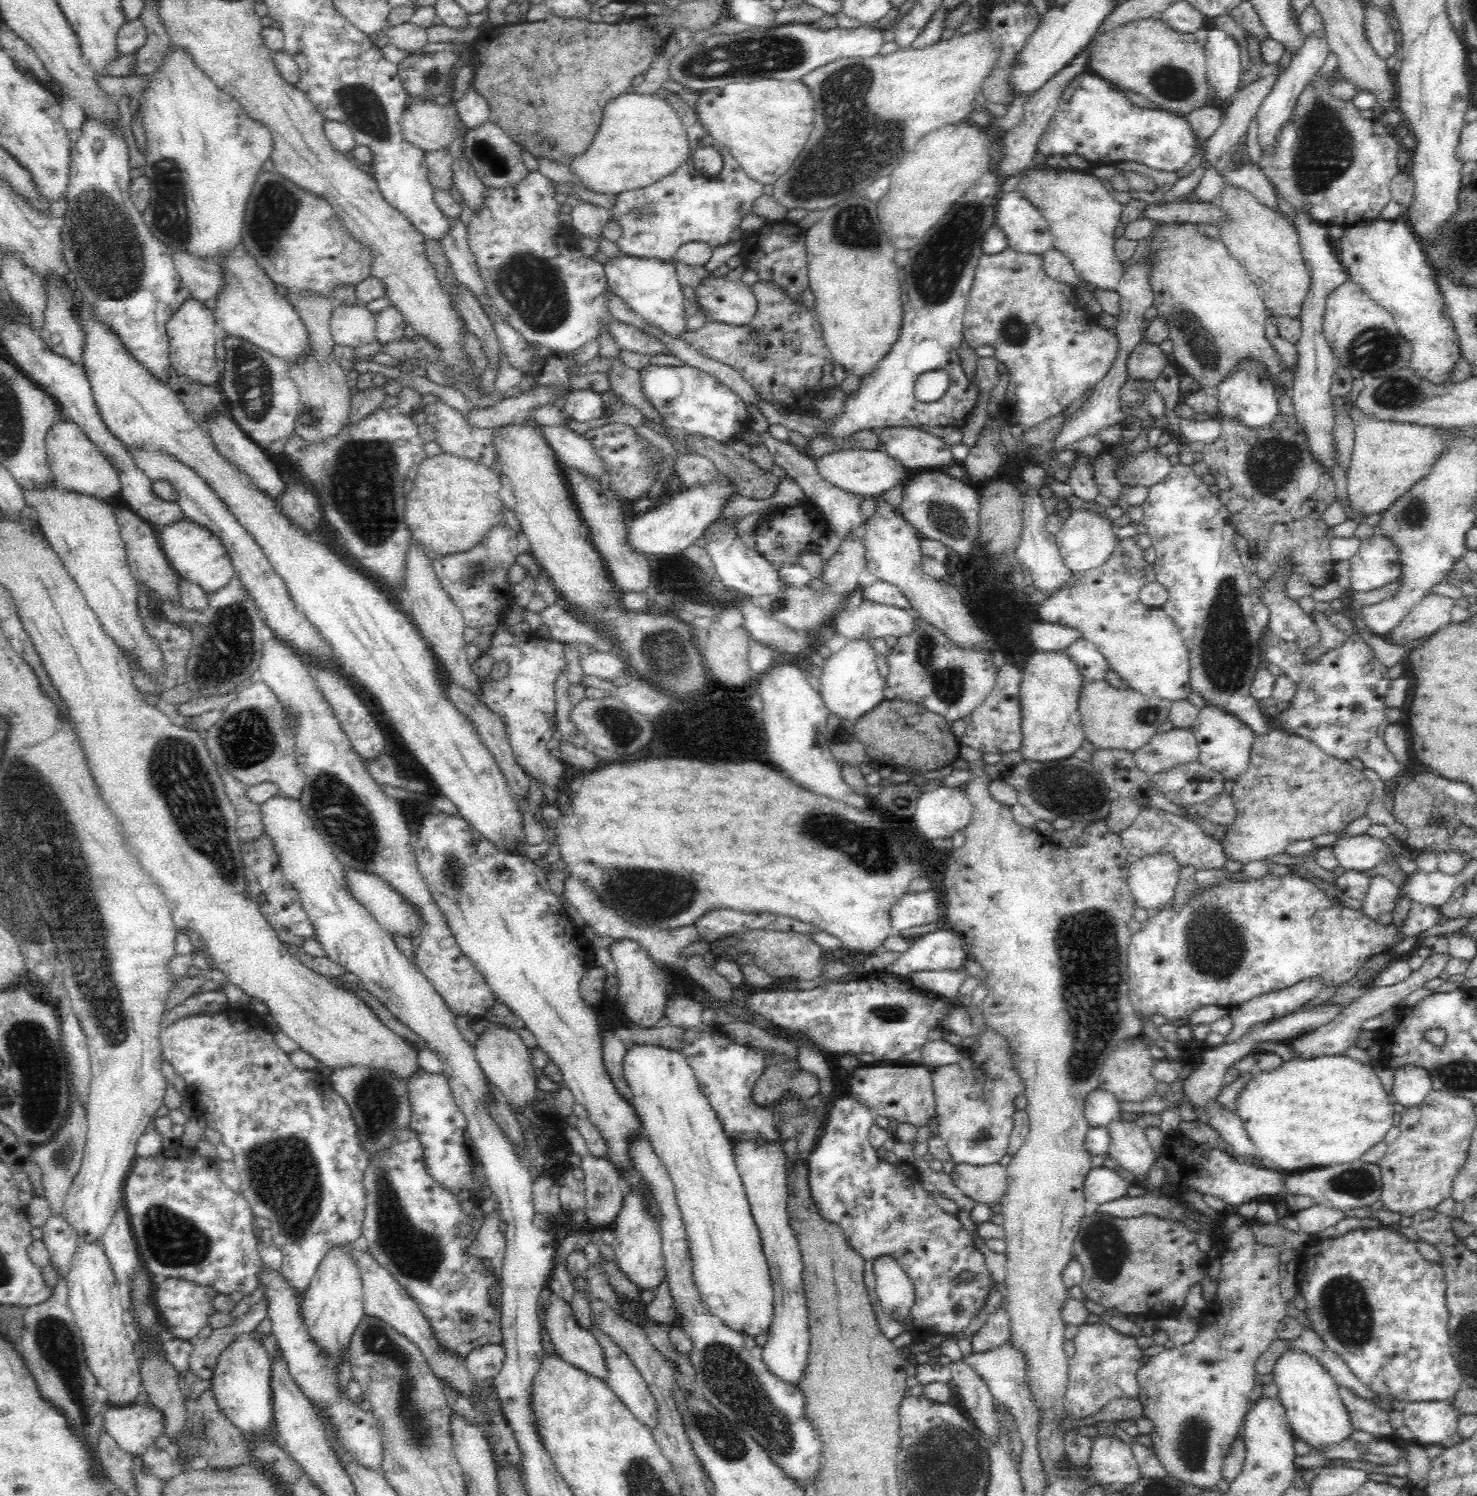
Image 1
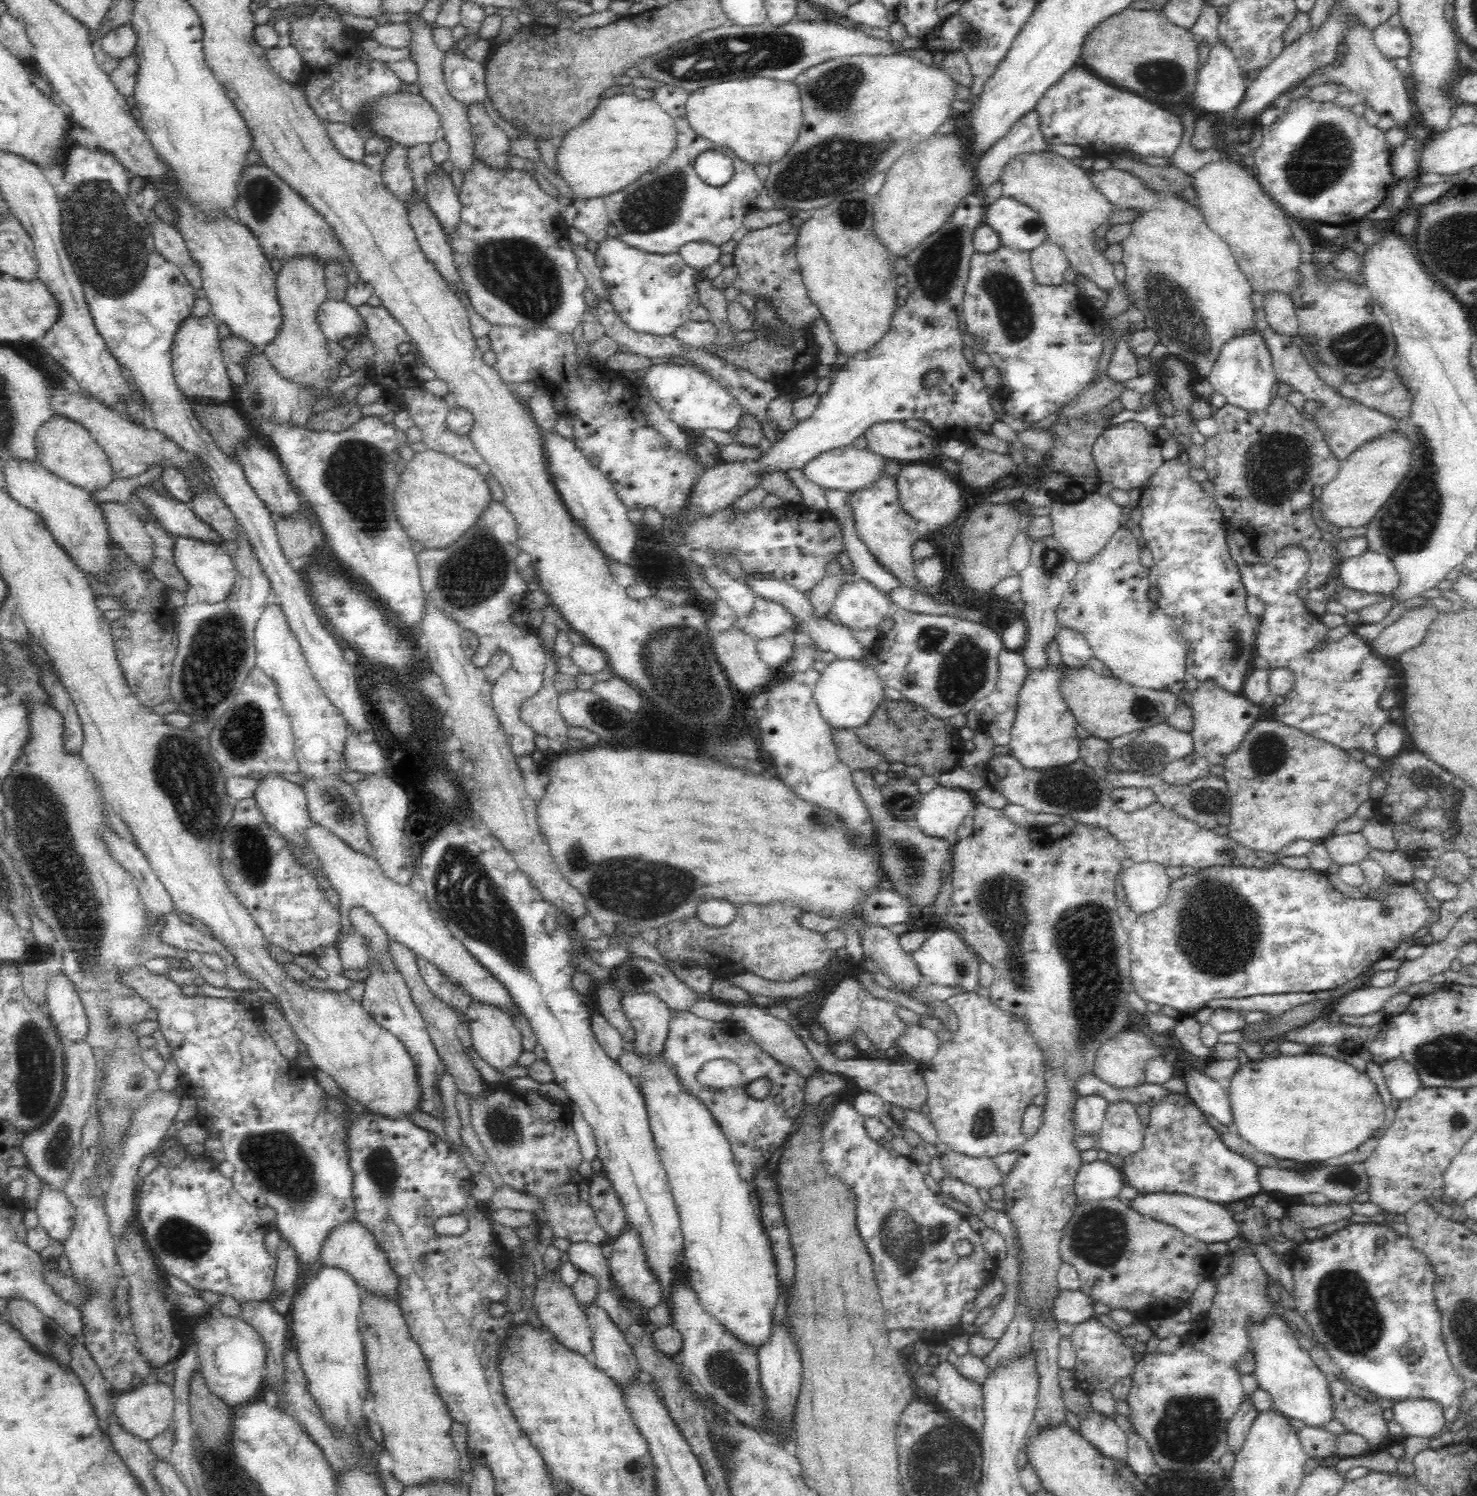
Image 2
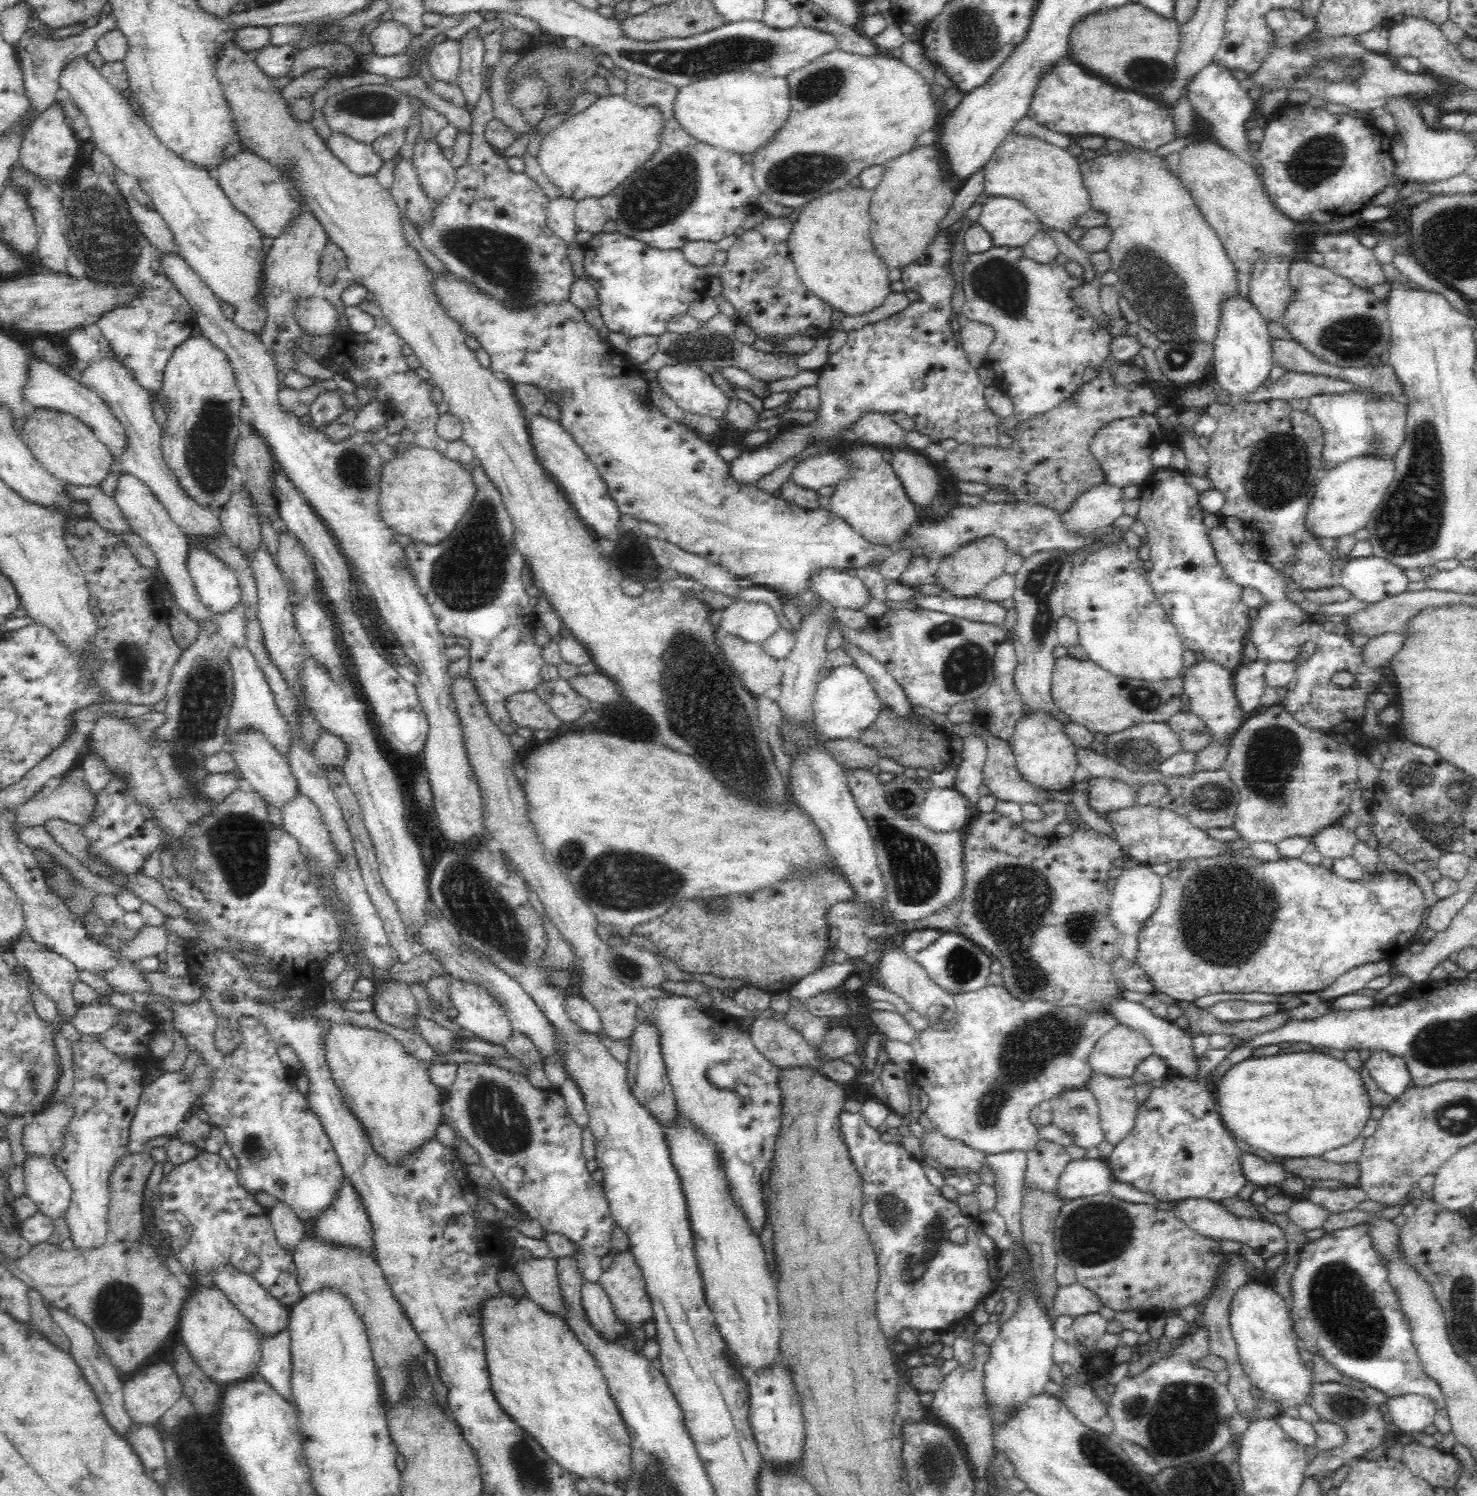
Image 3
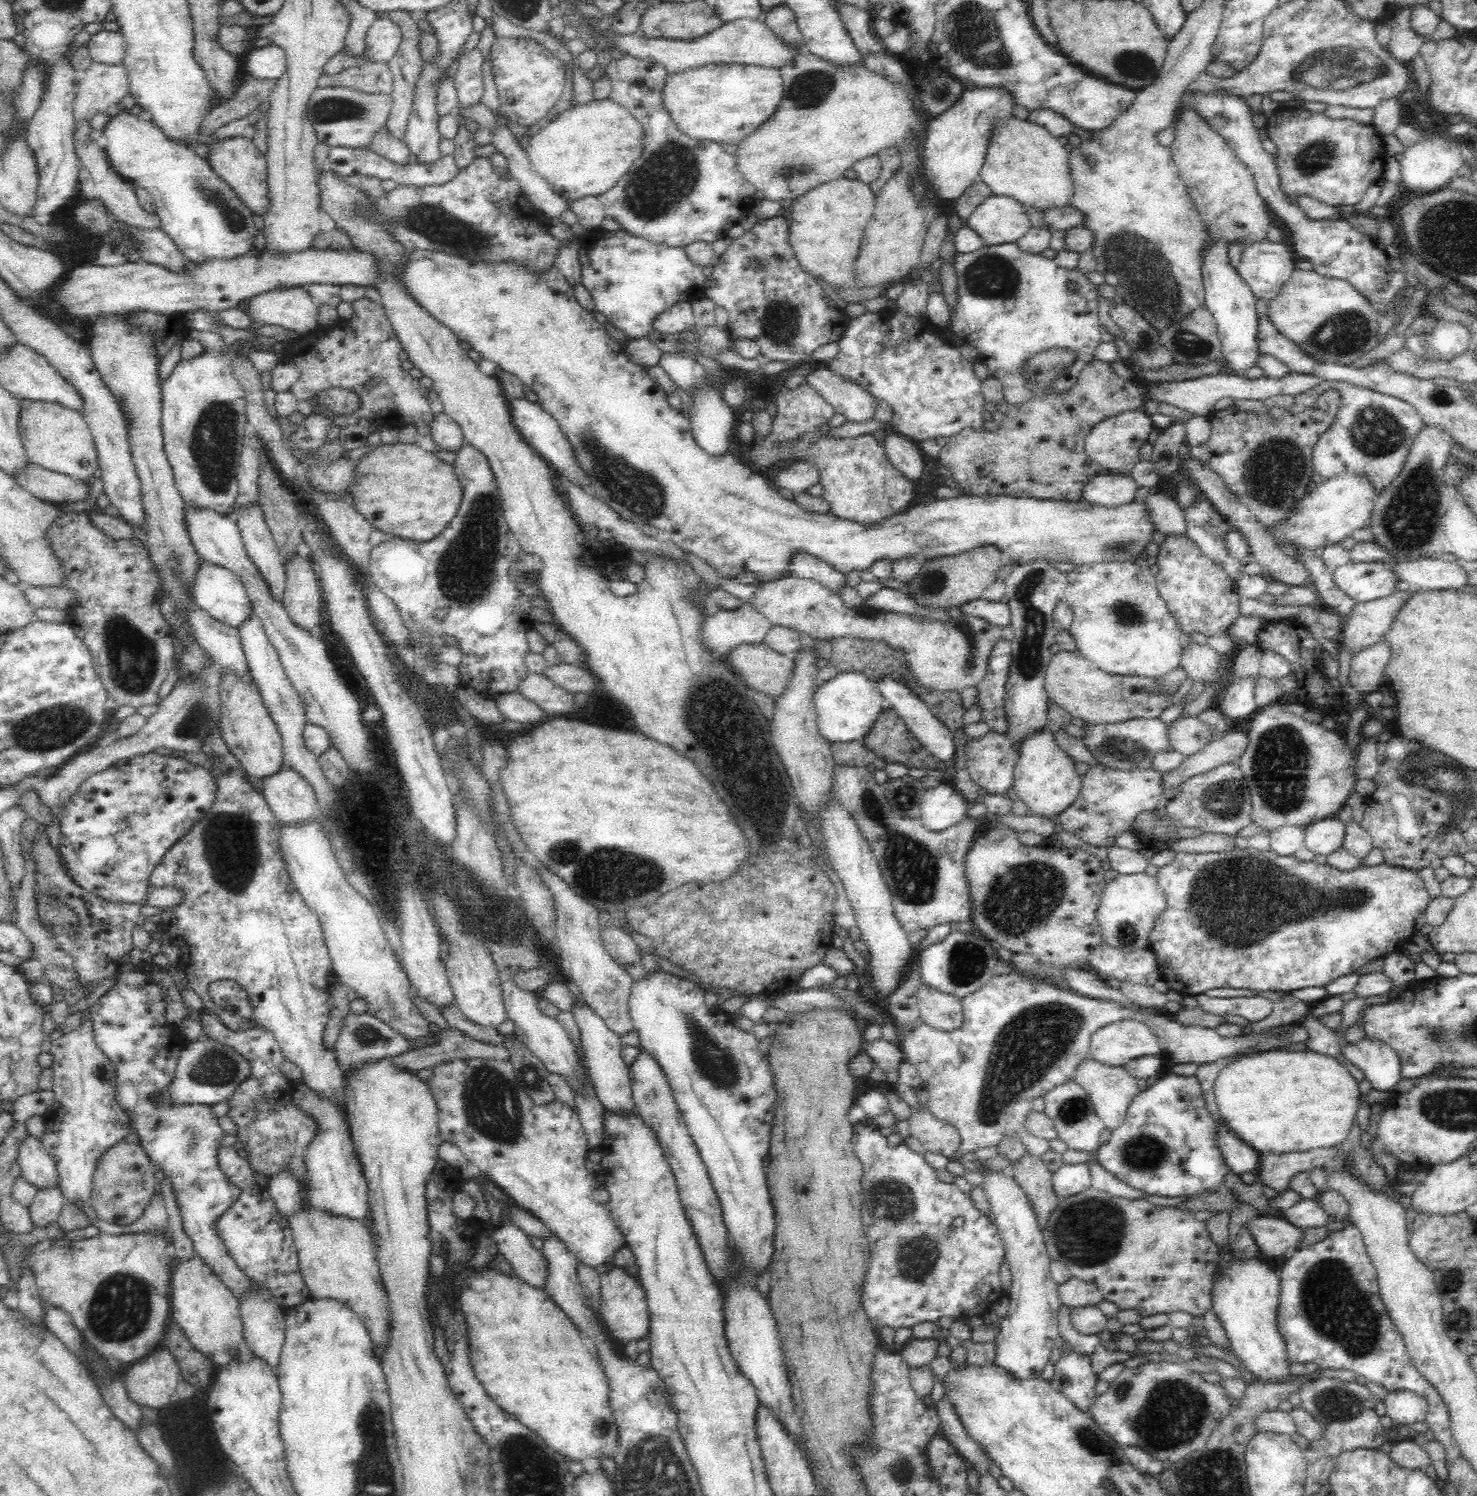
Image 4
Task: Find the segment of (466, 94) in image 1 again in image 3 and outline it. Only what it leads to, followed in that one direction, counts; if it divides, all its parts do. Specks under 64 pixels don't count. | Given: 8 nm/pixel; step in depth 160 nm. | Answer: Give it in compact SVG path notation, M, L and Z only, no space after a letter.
M456 39L444 40L428 52L428 68L432 76L439 81L456 84L459 60L461 57L460 42Z

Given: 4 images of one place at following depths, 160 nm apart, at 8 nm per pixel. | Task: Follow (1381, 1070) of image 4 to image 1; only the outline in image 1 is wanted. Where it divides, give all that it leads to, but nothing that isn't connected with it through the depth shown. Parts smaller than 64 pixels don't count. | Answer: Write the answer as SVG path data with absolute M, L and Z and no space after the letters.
M1406 1063L1394 1069L1394 1083L1390 1093L1394 1103L1404 1107L1416 1106L1432 1089L1431 1078L1425 1068Z

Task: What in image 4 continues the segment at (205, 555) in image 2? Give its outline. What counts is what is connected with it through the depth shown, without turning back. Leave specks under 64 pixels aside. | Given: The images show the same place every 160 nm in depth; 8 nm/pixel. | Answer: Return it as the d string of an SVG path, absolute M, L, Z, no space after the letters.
M202 562L202 566L196 574L194 597L197 606L211 618L226 626L238 629L253 616L253 604L240 577L231 570L226 570L210 562Z

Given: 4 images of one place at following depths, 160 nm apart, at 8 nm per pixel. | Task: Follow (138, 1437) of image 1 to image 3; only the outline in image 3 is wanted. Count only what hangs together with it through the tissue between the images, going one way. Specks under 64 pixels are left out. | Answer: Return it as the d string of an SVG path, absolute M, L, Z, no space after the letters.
M158 1360L144 1370L130 1376L123 1384L123 1399L127 1413L131 1421L136 1423L157 1424L168 1407L171 1407L178 1397L183 1394L183 1388L179 1376L175 1372L173 1364L166 1360Z

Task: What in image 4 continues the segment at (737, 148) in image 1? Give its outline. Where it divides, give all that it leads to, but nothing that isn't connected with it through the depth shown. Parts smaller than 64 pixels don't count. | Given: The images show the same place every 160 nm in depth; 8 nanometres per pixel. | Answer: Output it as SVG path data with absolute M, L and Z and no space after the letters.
M709 62L700 66L668 73L661 88L661 99L676 128L689 138L710 140L718 144L738 144L744 134L750 134L775 110L783 95L783 80L776 67L763 67L738 62Z

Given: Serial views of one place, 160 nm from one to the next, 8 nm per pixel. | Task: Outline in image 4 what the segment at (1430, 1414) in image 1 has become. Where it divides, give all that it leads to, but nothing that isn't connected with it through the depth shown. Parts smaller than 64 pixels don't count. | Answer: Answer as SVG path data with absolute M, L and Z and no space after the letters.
M1391 1390L1384 1398L1387 1415L1397 1426L1423 1421L1427 1413L1427 1400L1411 1390Z

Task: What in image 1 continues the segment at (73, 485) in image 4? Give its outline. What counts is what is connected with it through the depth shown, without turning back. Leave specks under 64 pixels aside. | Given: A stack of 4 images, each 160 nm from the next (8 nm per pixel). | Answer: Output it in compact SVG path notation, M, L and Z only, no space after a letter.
M114 506L113 513L120 527L121 539L125 542L126 558L133 578L152 587L158 595L162 596L162 600L170 597L179 603L175 587L176 573L164 554L157 527L136 514L132 509Z

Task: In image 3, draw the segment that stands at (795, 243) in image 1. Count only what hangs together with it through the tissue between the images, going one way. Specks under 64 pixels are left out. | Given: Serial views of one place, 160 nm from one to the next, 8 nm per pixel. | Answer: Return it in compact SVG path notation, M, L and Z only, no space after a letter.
M770 216L746 229L726 250L726 262L719 267L716 276L721 288L719 301L726 300L734 306L737 323L749 326L756 337L778 348L792 339L825 337L834 322L834 307L808 290L797 274L787 245L792 225L789 217Z

